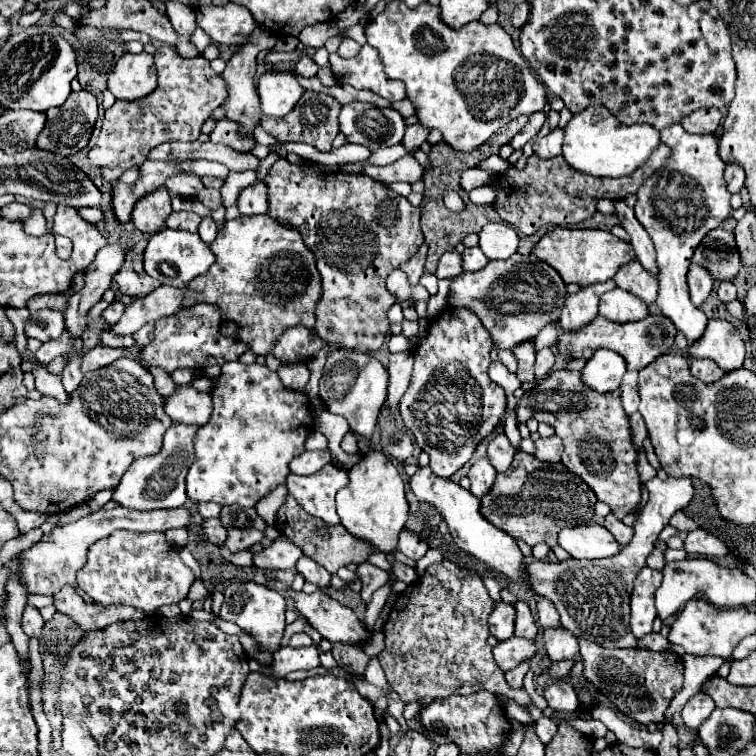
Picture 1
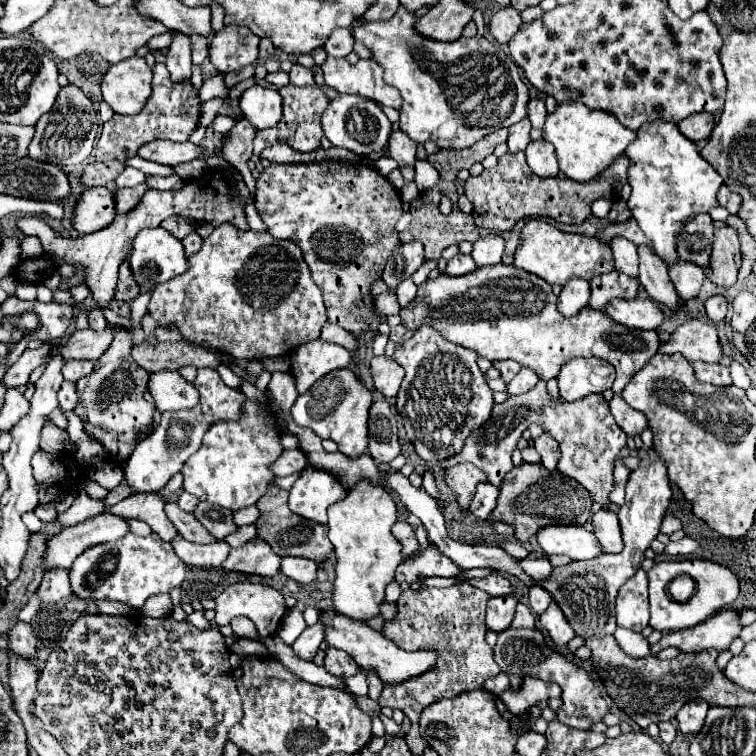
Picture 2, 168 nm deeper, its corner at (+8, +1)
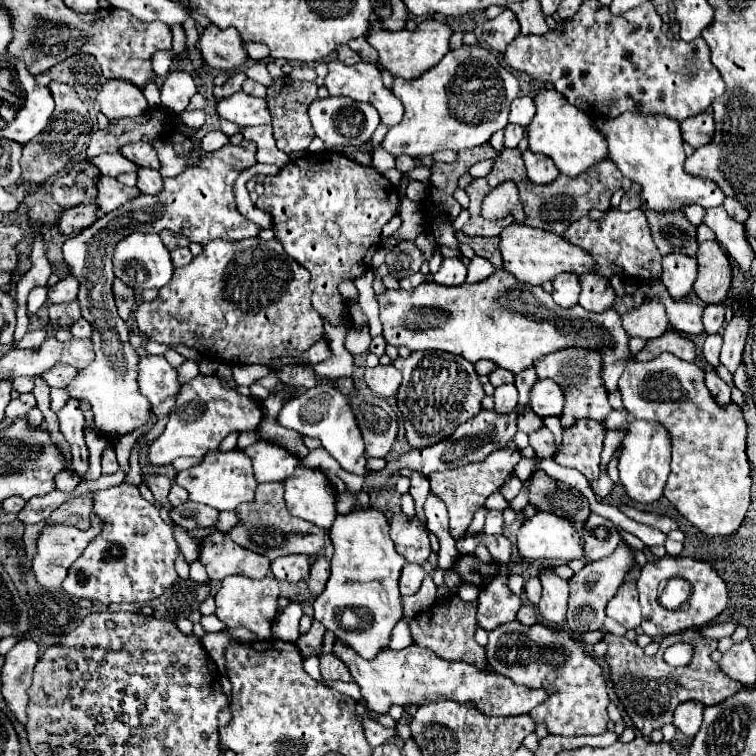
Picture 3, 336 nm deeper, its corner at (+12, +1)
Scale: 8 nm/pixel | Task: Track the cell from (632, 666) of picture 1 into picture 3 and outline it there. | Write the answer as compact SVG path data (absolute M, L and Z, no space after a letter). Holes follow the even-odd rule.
M688 629L684 633L664 637L660 643L660 651L654 657L644 655L644 651L636 643L628 641L626 637L616 637L612 633L606 633L602 641L608 643L608 653L604 659L610 665L614 693L622 701L632 723L640 729L640 733L644 733L644 737L648 737L654 729L660 729L662 725L670 723L674 709L684 701L700 701L704 705L718 705L742 689L738 681L732 681L726 673L718 669L718 663L710 659L710 653L716 651L718 641L702 637L698 629ZM672 643L690 643L694 647L694 655L688 665L672 667L664 661L662 655Z

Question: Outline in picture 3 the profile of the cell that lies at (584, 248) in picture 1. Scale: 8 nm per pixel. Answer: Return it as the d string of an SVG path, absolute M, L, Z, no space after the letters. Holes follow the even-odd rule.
M510 223L500 233L500 237L502 237L500 251L502 251L502 259L504 259L504 269L508 273L512 273L518 281L542 285L544 281L552 281L556 275L560 275L564 271L576 273L576 275L586 275L586 273L594 273L594 269L596 269L588 251L572 245L564 237L550 233L550 231L522 225L522 223Z

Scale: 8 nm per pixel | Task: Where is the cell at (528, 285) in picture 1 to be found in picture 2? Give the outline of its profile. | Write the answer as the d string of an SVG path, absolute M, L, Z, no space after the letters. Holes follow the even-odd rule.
M488 265L462 277L442 273L438 279L428 279L424 283L432 283L432 303L428 305L428 293L420 291L420 297L400 309L402 325L408 331L432 325L446 341L472 349L490 361L518 361L522 367L536 371L544 381L556 377L560 367L570 359L598 357L614 365L614 391L622 391L660 345L656 331L638 331L616 323L610 325L606 313L590 307L584 307L574 317L562 317L556 309L556 295L550 285L514 265Z

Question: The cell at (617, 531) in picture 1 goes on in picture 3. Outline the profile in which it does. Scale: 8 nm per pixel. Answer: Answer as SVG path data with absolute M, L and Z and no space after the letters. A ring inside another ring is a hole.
M590 513L590 517L586 519L582 537L584 537L584 551L590 561L612 555L616 545L622 539L618 529L612 525L612 521L608 521L600 515L594 515L594 513Z

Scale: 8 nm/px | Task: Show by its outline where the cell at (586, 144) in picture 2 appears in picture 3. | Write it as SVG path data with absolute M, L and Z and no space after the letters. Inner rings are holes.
M540 89L534 97L536 103L536 115L532 123L528 125L528 141L530 149L534 153L542 153L550 157L558 171L568 177L578 177L588 167L600 163L608 157L608 145L604 133L596 127L596 119L588 113L582 113L580 109L568 105L562 93L556 89Z

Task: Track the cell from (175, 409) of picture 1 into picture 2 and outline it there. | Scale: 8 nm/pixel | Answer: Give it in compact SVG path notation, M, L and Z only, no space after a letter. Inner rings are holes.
M168 369L150 375L148 391L154 397L156 409L160 413L190 409L200 401L196 387L188 383L178 371L168 371Z

